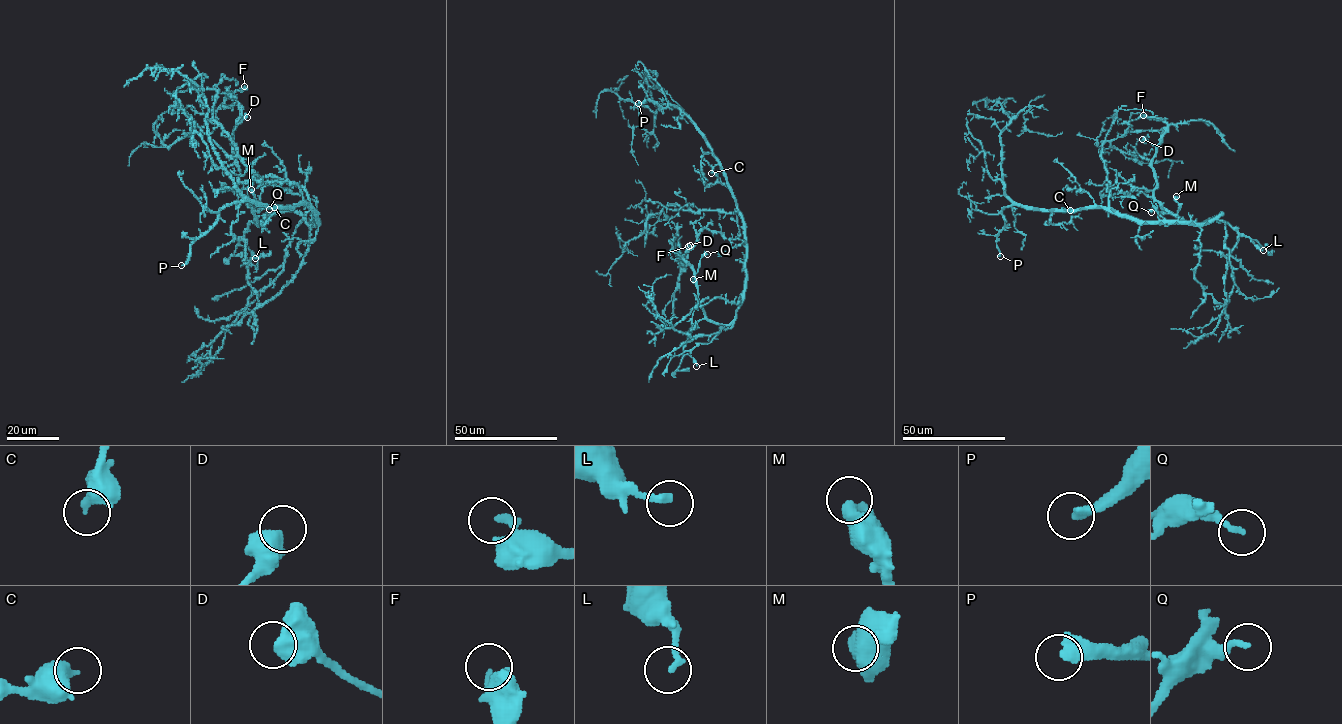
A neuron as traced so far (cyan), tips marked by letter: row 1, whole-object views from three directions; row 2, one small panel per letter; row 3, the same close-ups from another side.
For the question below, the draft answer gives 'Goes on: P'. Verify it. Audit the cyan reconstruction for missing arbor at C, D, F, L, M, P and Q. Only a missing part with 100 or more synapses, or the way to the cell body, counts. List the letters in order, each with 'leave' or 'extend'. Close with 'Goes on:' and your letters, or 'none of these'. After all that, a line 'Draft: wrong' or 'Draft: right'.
C: leave
D: leave
F: leave
L: leave
M: leave
P: extend
Q: leave
Goes on: P
Draft: right

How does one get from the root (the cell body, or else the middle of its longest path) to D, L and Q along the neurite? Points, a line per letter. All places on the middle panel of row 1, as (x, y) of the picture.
D: (746, 249), (742, 303), (729, 324), (717, 325), (706, 317), (699, 301), (694, 270), (678, 258), (690, 245)
L: (746, 249), (742, 303), (734, 319), (728, 325), (703, 319), (693, 326), (683, 354), (689, 354), (696, 366)
Q: (746, 249), (742, 303), (728, 325), (712, 322), (699, 301), (695, 273), (700, 258), (707, 254)

